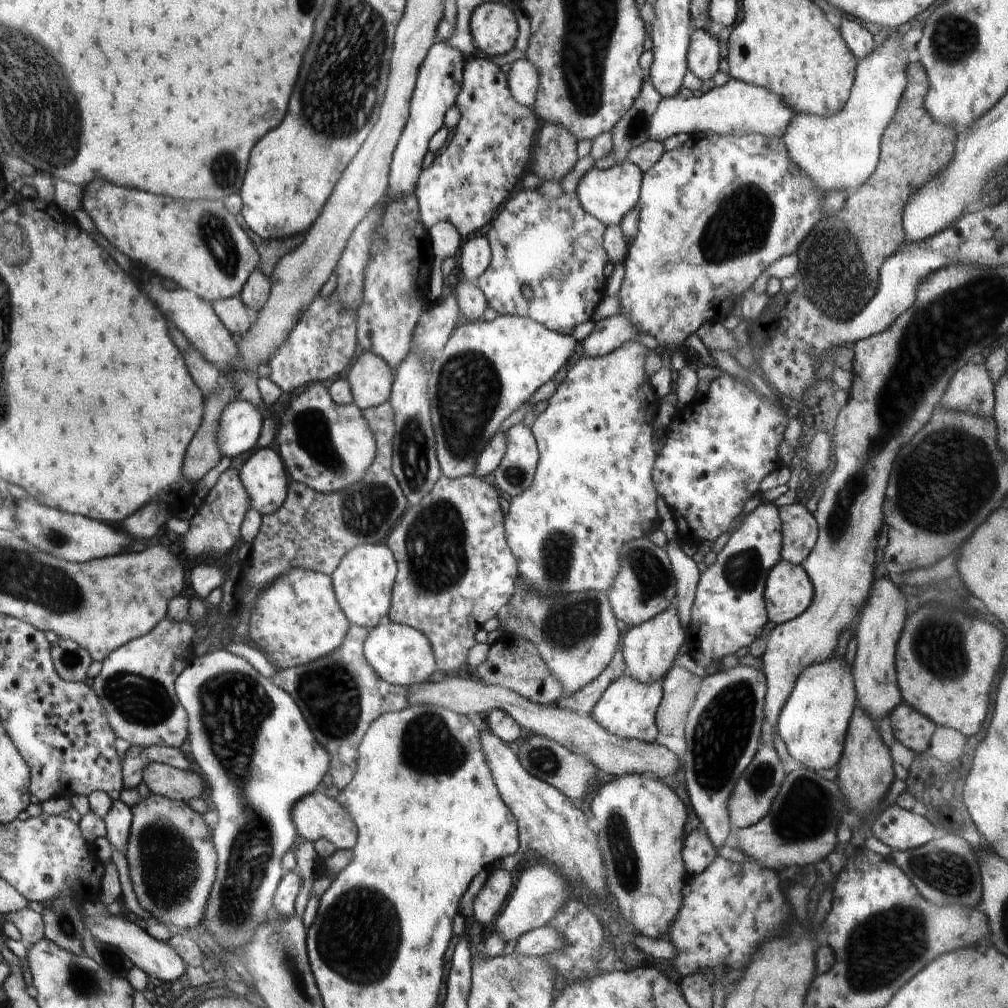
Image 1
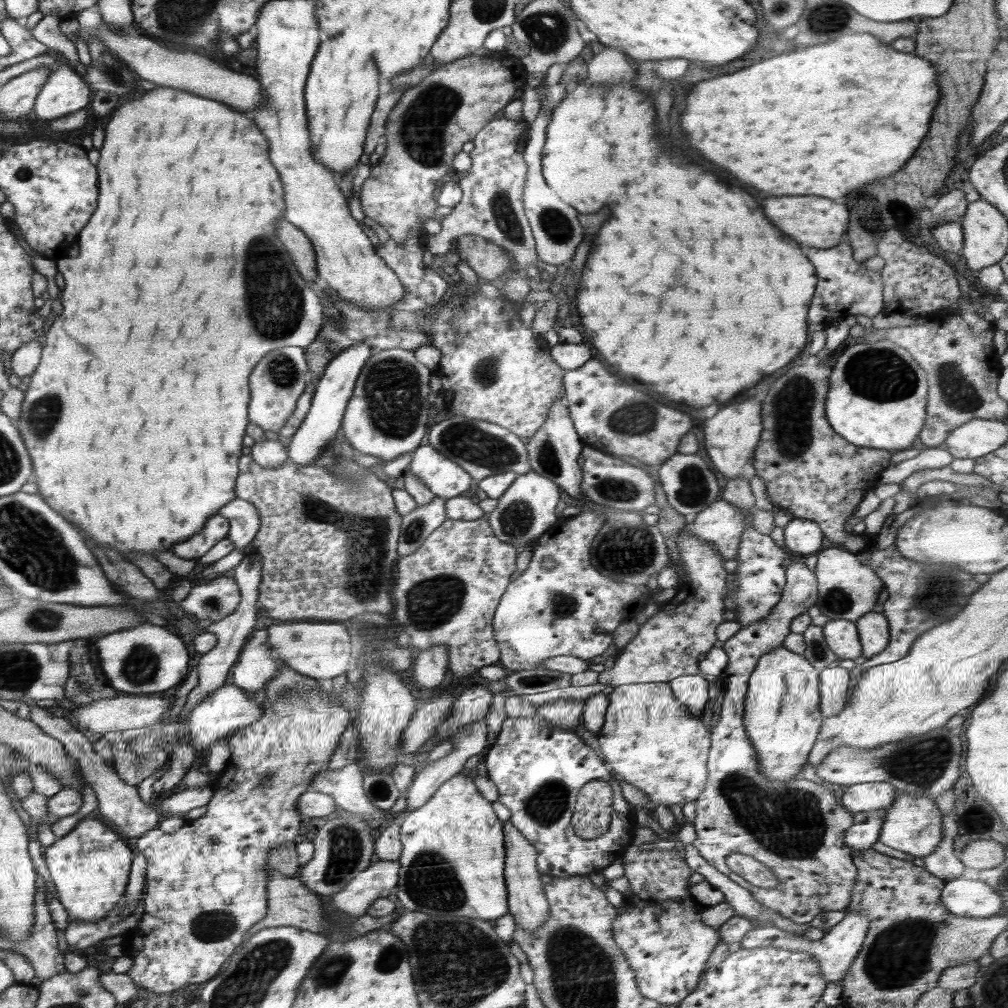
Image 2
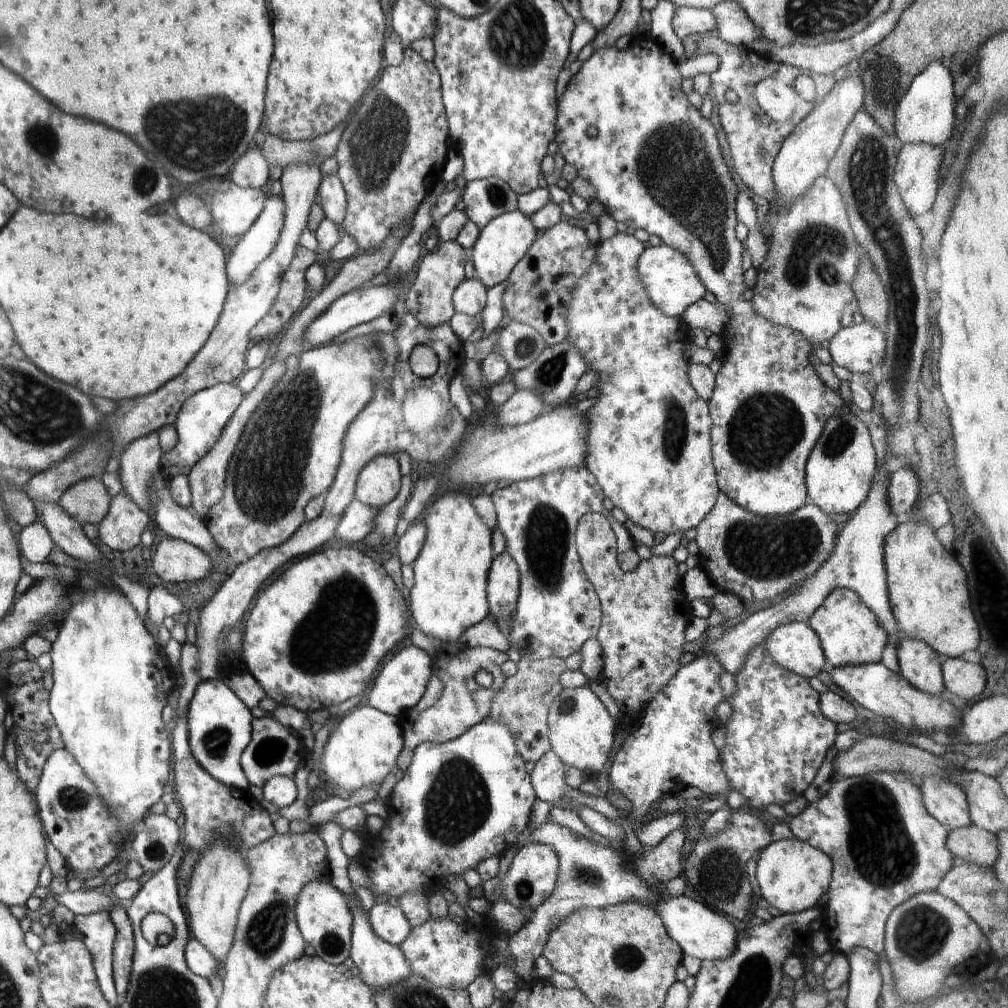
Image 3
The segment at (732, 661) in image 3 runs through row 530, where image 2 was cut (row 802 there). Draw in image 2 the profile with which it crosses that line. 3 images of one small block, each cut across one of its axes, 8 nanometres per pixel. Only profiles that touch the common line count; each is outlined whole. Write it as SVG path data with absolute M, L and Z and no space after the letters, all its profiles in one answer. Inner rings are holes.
M889 782L860 783L847 786L839 793L841 805L852 815L856 812L887 809L900 794Z

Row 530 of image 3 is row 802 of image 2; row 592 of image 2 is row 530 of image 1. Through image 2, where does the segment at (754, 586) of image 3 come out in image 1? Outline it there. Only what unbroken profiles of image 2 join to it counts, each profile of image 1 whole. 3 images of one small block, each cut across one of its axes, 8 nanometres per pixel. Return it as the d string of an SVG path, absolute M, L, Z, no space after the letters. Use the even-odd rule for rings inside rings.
M792 504L779 508L782 534L781 560L801 565L817 542L817 523L805 506Z

